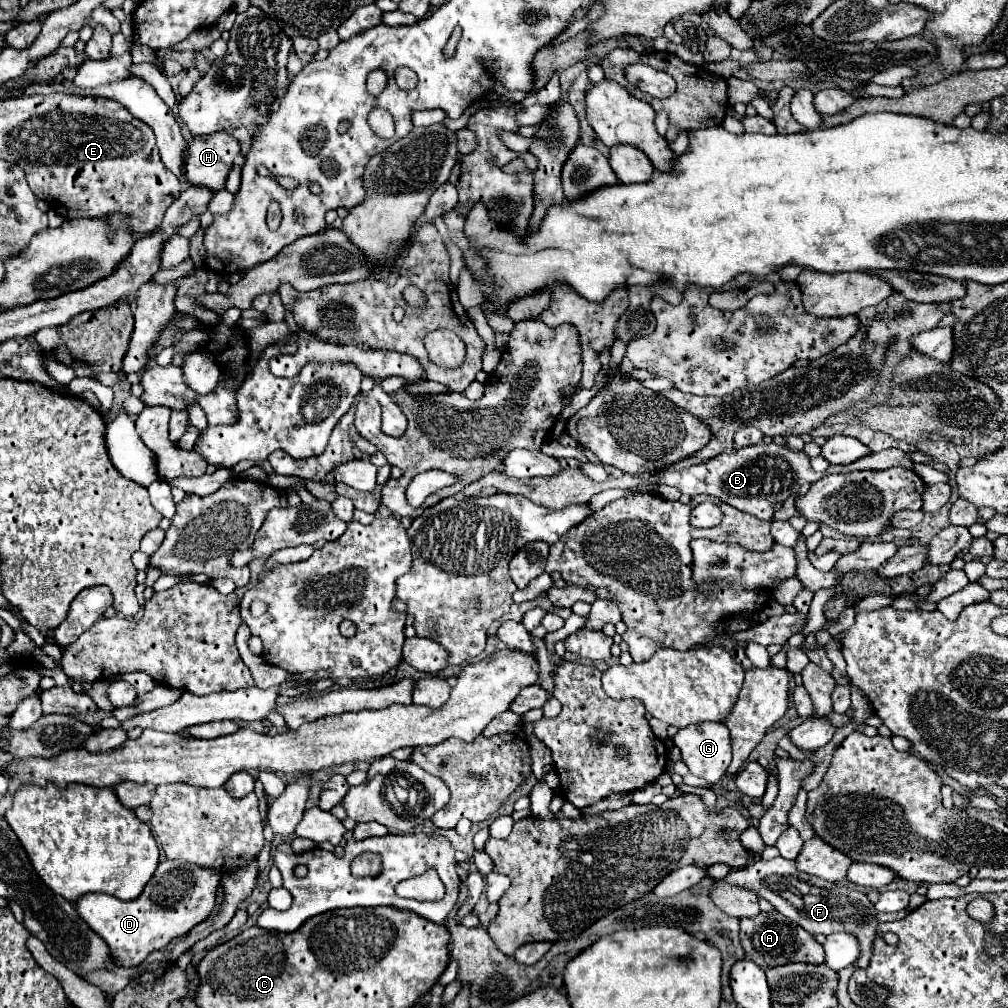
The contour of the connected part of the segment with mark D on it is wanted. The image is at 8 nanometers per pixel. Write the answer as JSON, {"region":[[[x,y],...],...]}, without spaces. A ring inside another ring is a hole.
{"region":[[[162,861],[148,881],[142,897],[130,901],[118,901],[90,893],[76,903],[80,917],[108,943],[114,963],[120,967],[138,967],[148,953],[164,949],[172,939],[186,935],[194,925],[206,921],[216,907],[216,891],[222,873],[212,867],[180,865],[176,861]]]}

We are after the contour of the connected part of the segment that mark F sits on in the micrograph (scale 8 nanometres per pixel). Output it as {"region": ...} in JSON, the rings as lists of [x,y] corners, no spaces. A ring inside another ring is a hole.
{"region":[[[776,857],[770,861],[760,859],[738,871],[732,871],[724,881],[736,883],[736,885],[742,885],[754,891],[758,897],[772,903],[776,911],[780,911],[784,917],[798,923],[802,929],[806,929],[812,935],[818,935],[818,933],[830,935],[836,931],[852,933],[860,943],[860,951],[866,951],[858,955],[854,967],[856,969],[868,967],[870,957],[872,957],[872,943],[876,939],[876,925],[878,925],[876,915],[878,913],[874,905],[868,901],[864,891],[852,889],[846,883],[828,883],[828,881],[822,881],[820,877],[798,873],[798,869],[794,869],[794,861],[782,859],[782,857]]]}

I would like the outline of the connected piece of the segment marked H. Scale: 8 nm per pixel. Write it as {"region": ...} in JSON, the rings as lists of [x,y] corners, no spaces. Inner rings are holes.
{"region":[[[224,131],[204,137],[194,135],[188,141],[188,161],[184,165],[188,171],[186,181],[196,187],[208,187],[214,193],[224,189],[236,155],[240,155],[240,143]]]}

